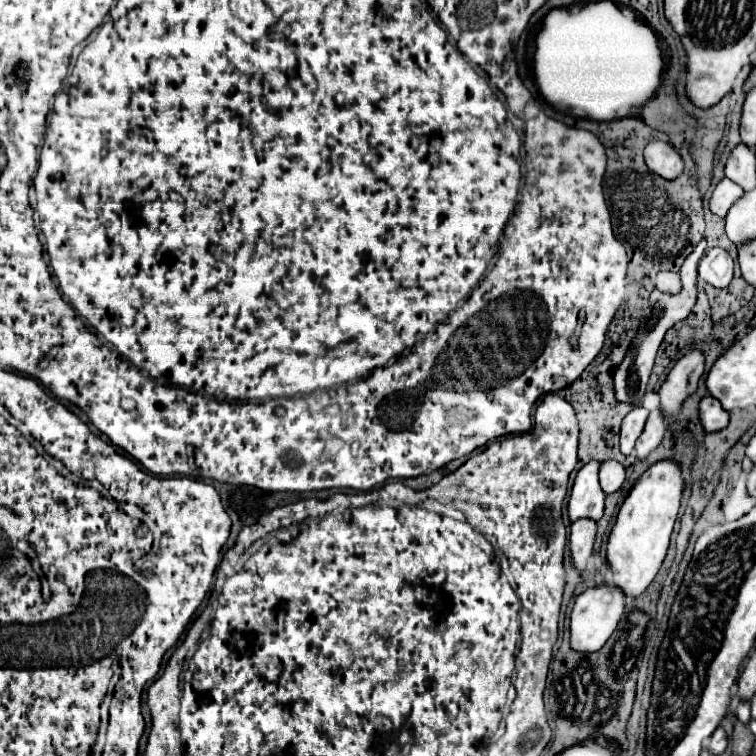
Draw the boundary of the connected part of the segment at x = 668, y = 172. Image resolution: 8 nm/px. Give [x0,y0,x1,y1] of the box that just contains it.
[645,142,685,180]

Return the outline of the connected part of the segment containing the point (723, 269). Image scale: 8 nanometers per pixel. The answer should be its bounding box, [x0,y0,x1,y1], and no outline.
[699,248,733,288]

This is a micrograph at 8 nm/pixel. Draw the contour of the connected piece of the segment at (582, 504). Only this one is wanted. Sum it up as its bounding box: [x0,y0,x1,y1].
[569,460,605,520]

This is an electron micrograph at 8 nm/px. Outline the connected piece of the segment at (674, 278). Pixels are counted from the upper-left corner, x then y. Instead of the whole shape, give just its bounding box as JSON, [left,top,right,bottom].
[657,272,681,294]

